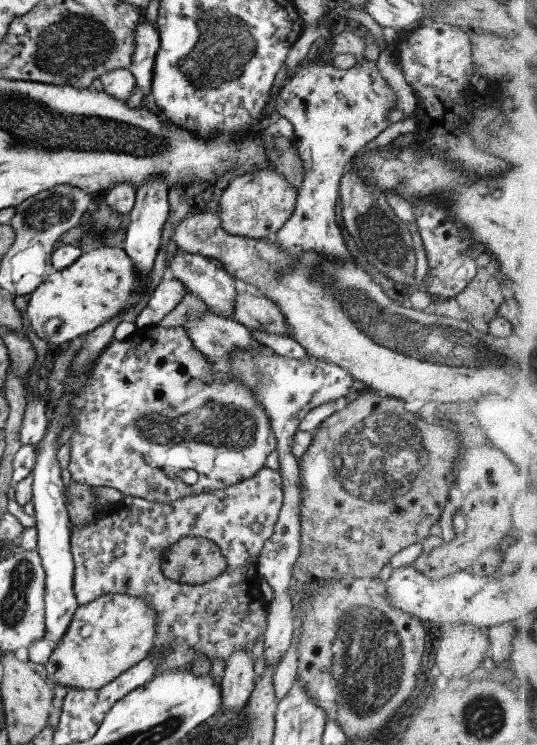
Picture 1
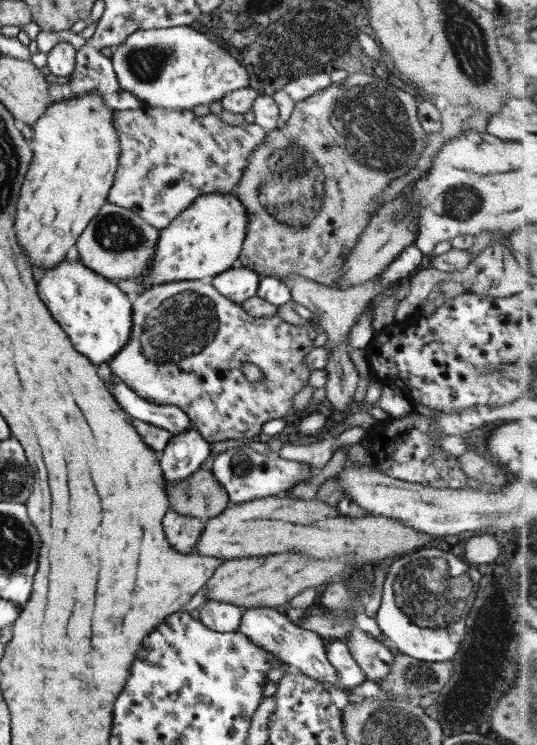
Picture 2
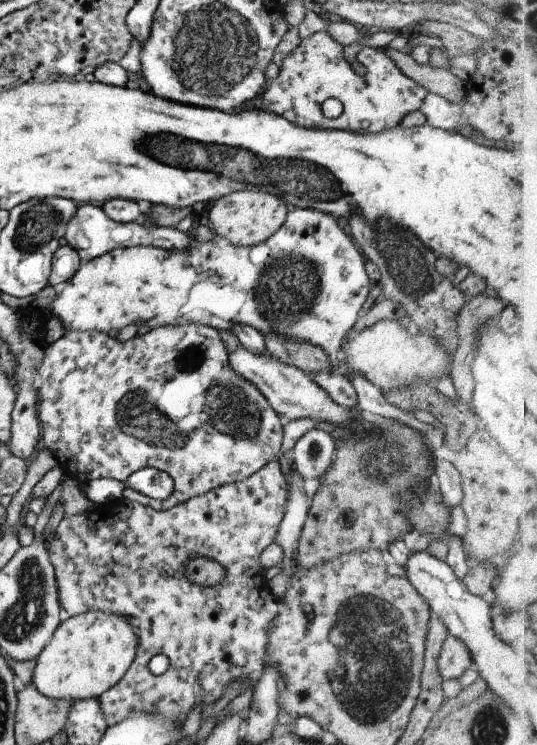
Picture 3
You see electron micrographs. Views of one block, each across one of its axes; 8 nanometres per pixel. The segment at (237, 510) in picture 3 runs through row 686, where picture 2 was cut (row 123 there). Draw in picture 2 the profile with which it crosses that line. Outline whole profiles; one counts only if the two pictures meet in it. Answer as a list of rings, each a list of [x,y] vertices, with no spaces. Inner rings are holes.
[[[147,104],[134,110],[116,111],[113,118],[120,140],[120,154],[114,184],[110,188],[107,202],[135,212],[159,231],[186,210],[196,197],[210,193],[232,192],[247,168],[250,155],[258,145],[262,145],[268,133],[256,123],[244,122],[242,125],[234,126],[222,121],[220,115],[209,113],[196,116],[192,109],[172,110],[154,108]]]

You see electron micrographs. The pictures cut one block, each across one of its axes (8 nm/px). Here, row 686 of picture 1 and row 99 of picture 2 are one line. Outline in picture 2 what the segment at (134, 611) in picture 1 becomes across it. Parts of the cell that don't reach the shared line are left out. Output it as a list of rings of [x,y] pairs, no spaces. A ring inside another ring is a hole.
[[[85,92],[70,99],[58,100],[44,111],[32,126],[33,157],[30,161],[15,214],[16,238],[28,260],[36,268],[53,268],[62,262],[68,250],[77,243],[78,237],[107,202],[118,168],[120,140],[115,128],[113,114],[99,94]]]

